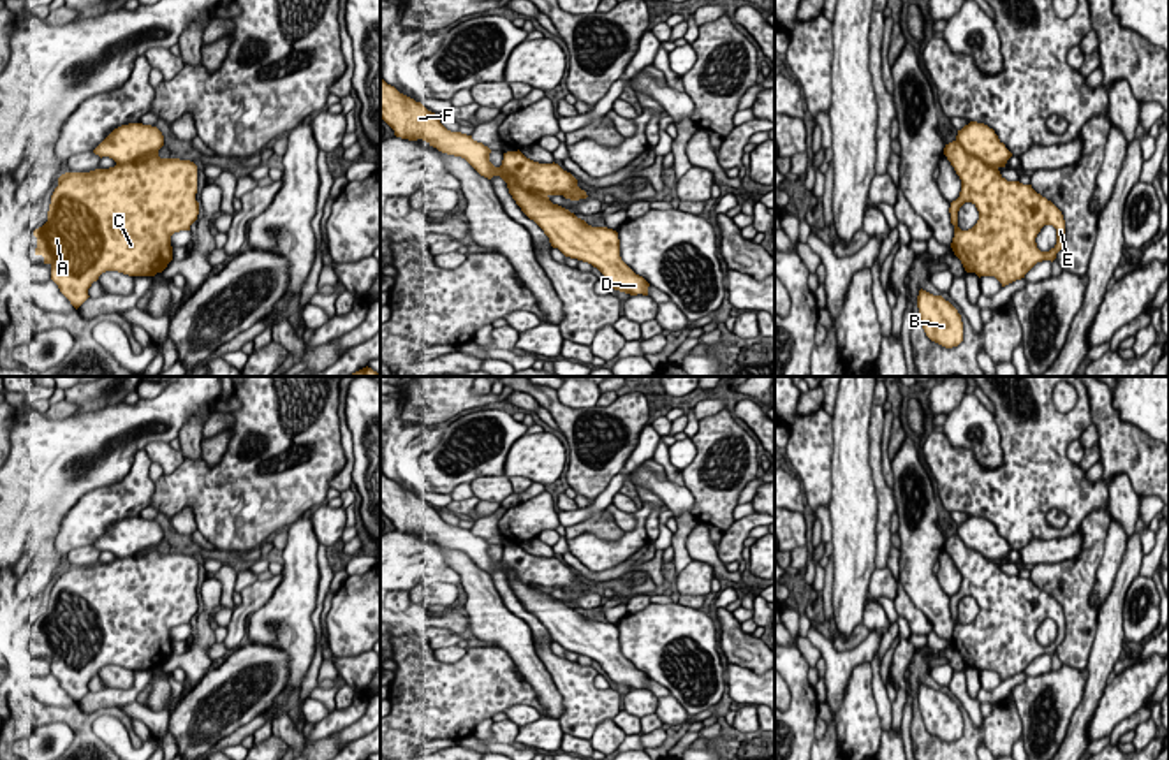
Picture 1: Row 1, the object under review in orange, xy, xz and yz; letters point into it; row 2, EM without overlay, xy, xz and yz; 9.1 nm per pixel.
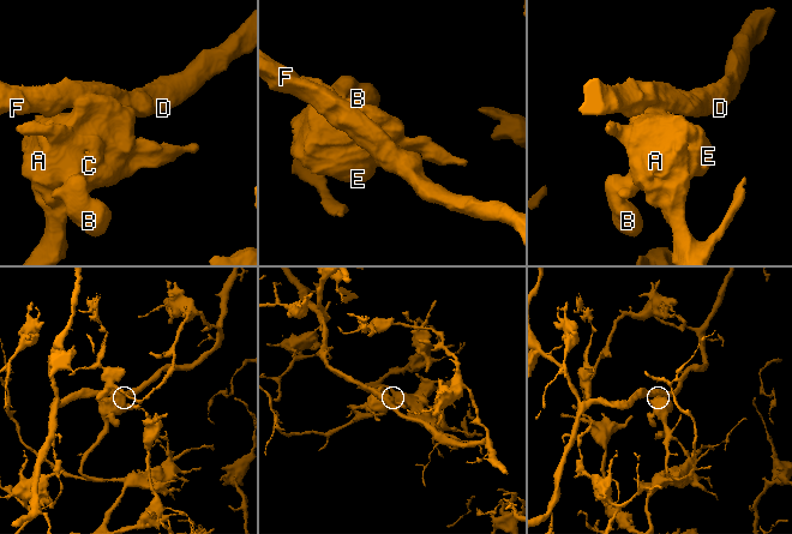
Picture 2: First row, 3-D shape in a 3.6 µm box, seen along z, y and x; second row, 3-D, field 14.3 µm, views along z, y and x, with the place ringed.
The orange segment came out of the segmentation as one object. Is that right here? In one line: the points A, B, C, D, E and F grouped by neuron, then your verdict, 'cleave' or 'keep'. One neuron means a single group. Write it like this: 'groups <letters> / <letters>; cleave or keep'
groups A B C D E F; keep

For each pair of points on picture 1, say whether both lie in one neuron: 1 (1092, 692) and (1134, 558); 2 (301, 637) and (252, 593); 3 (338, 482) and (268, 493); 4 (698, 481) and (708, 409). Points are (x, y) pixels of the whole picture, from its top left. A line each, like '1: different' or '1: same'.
1: same
2: different
3: different
4: different

